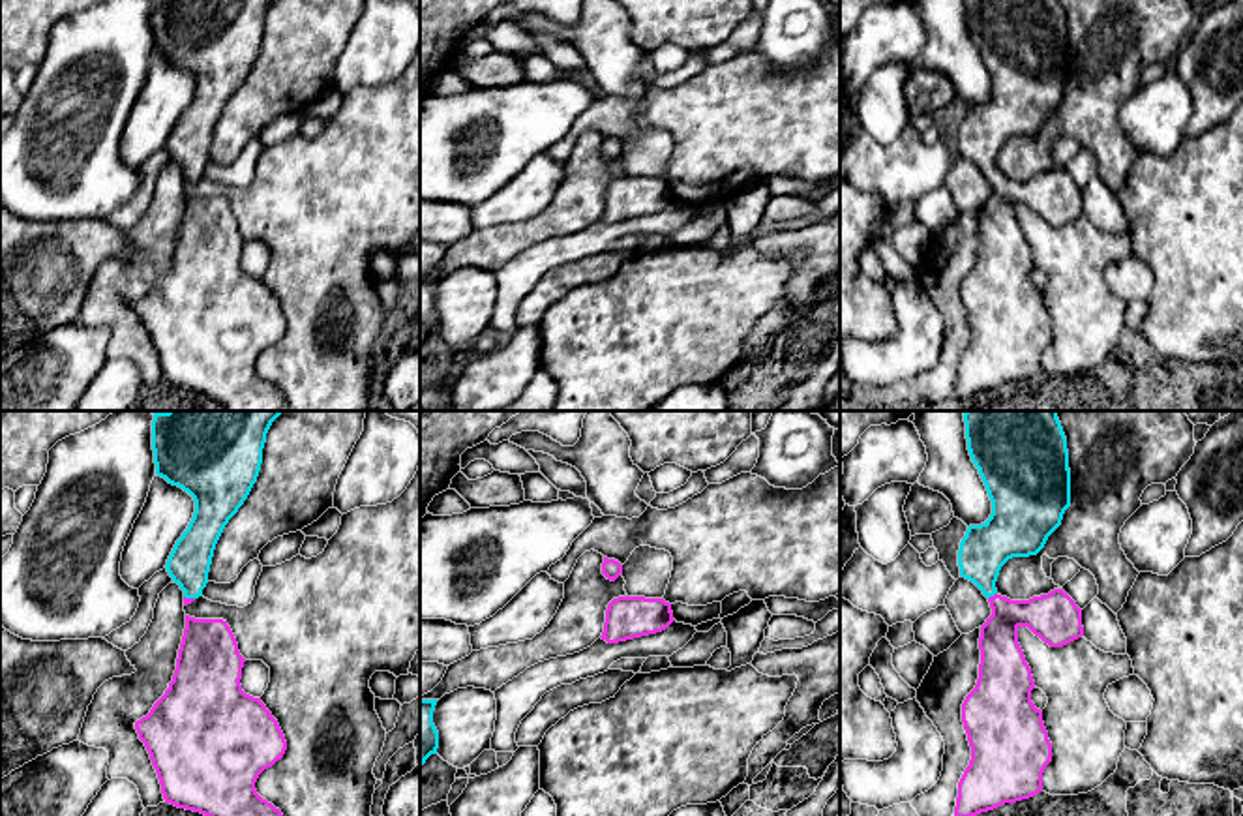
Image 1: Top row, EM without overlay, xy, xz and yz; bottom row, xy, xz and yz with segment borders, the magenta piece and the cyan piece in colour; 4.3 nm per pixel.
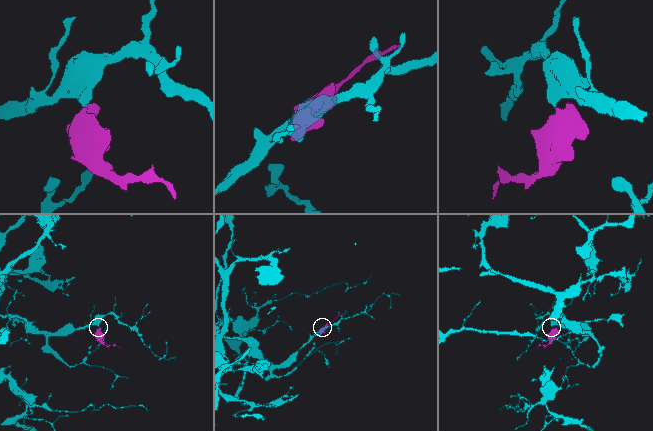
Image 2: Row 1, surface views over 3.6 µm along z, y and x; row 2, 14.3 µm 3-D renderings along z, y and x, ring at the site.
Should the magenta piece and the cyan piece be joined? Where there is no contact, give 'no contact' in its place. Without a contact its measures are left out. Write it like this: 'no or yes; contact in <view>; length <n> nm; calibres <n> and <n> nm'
yes; contact in yz; length 50 nm; calibres 190 and 200 nm

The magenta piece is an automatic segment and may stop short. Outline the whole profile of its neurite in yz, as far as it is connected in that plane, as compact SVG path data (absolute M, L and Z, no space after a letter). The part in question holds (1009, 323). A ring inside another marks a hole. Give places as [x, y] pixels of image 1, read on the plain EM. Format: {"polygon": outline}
{"polygon": "M964 2L967 30L986 66L992 94L984 103L967 107L958 129L958 146L960 156L973 161L988 178L992 195L981 206L977 264L962 283L971 340L958 362L956 398L971 398L1042 371L1042 353L1052 341L1052 323L1042 291L1031 281L1035 261L1018 223L1018 208L1027 206L1050 227L1063 227L1084 216L1082 189L1063 169L1029 180L1011 180L996 169L1001 146L1012 137L1037 135L1071 86L1069 30L1061 2Z"}

